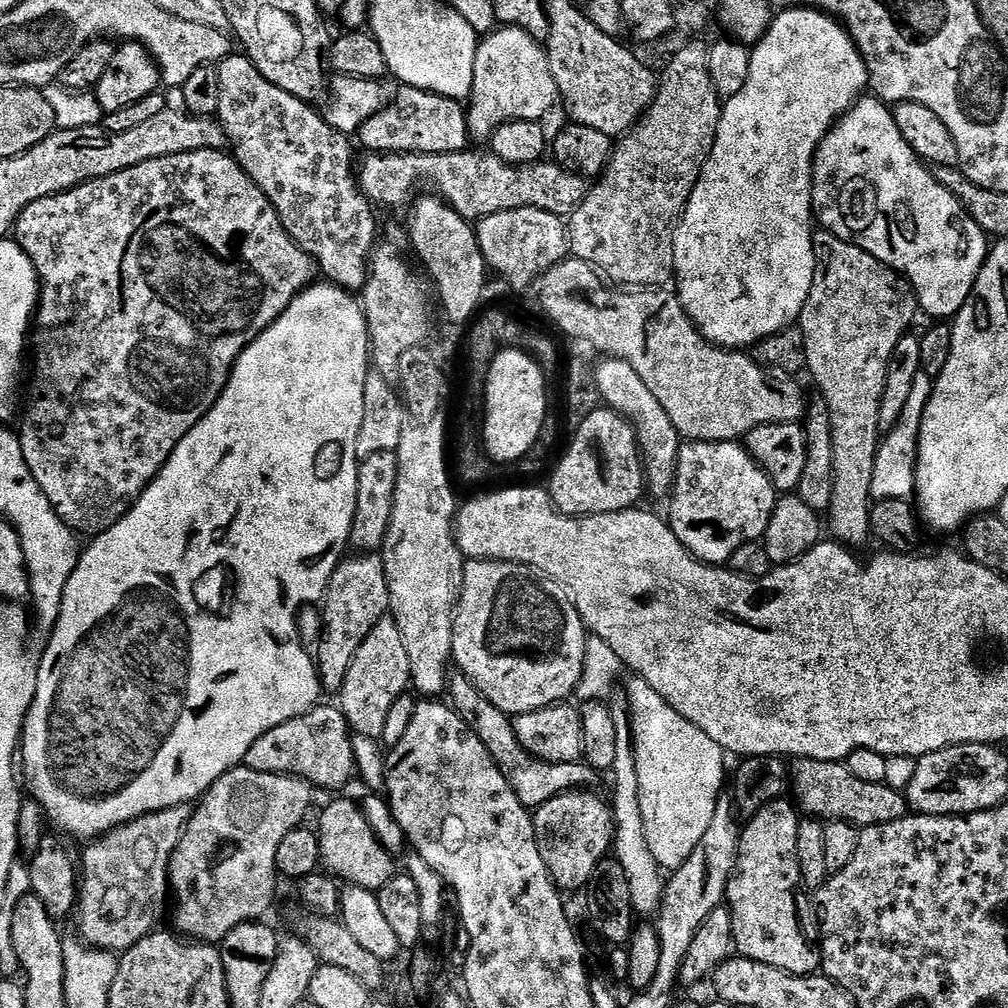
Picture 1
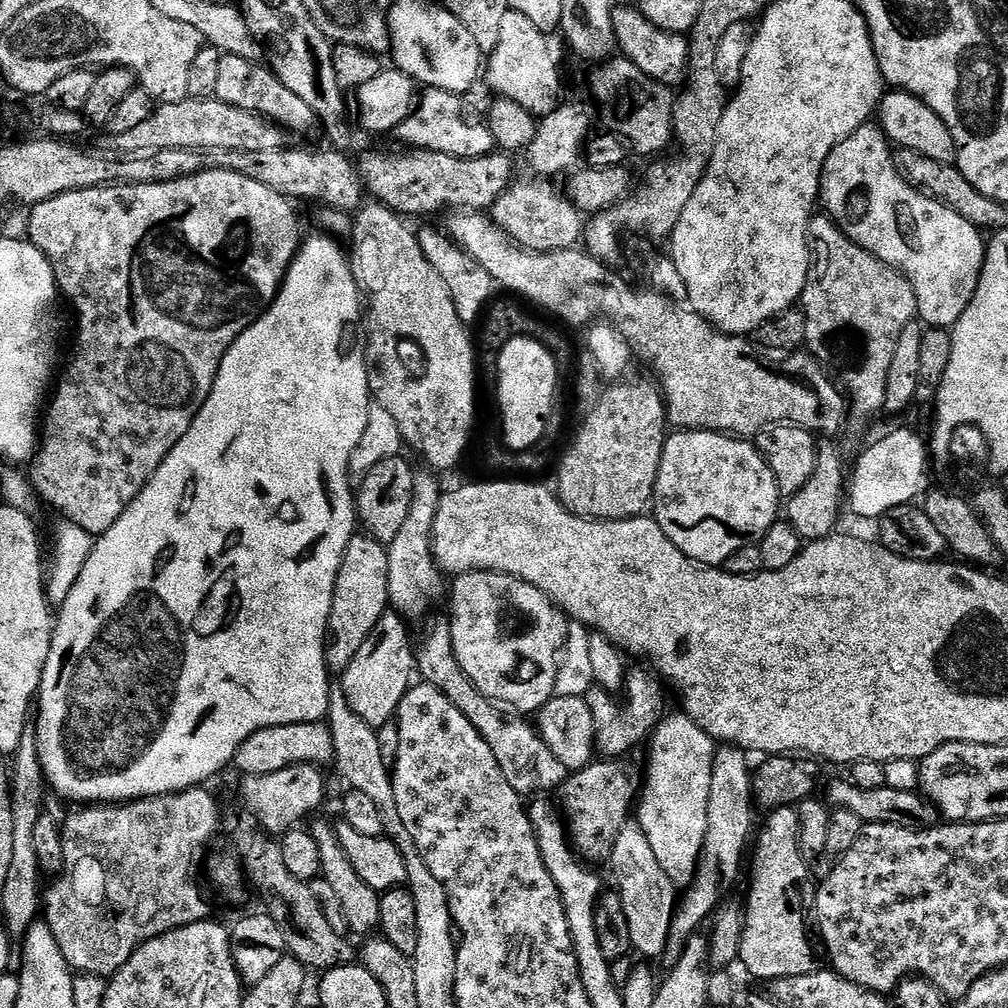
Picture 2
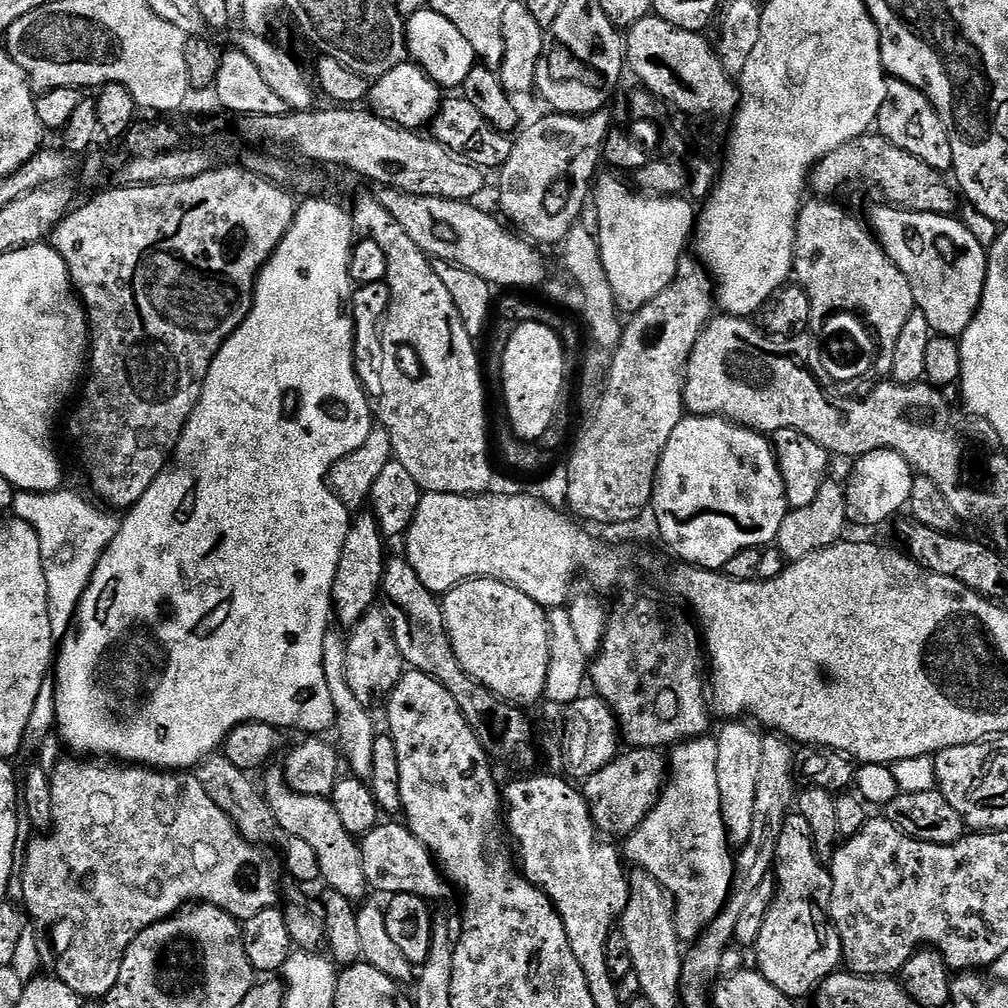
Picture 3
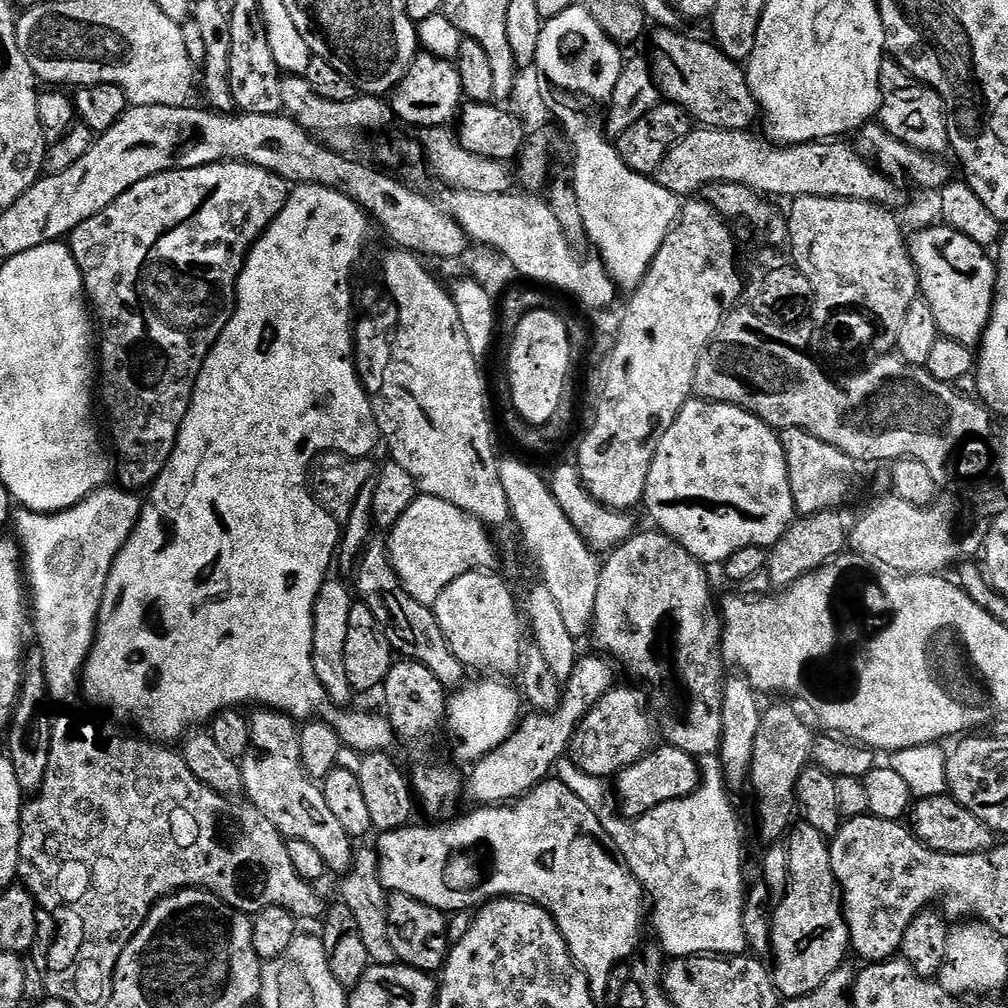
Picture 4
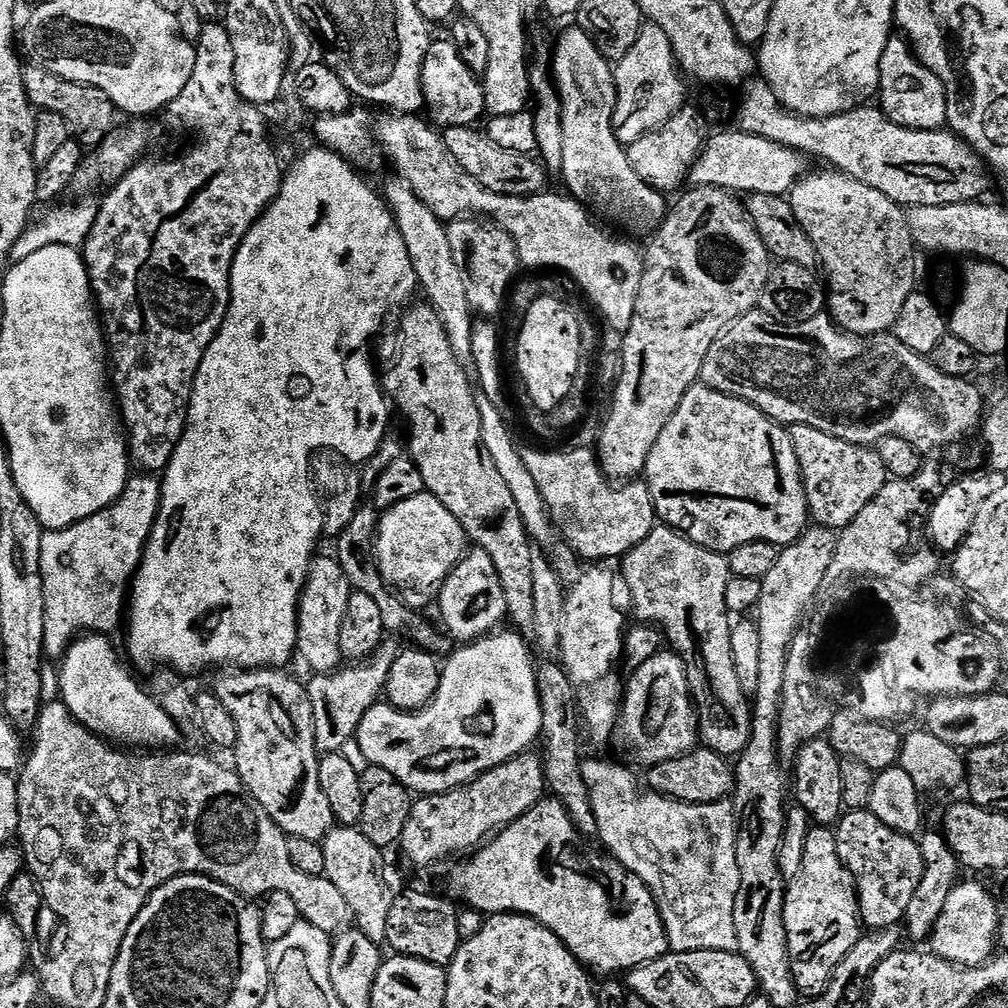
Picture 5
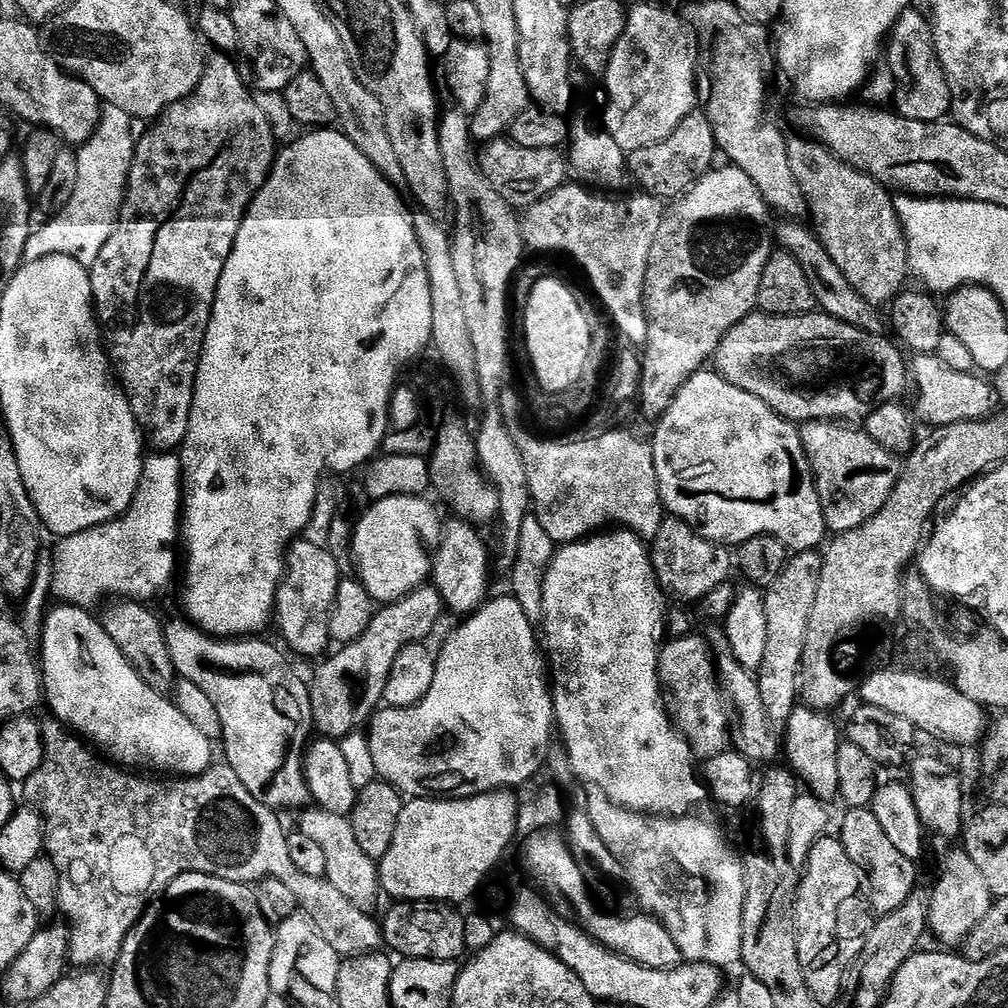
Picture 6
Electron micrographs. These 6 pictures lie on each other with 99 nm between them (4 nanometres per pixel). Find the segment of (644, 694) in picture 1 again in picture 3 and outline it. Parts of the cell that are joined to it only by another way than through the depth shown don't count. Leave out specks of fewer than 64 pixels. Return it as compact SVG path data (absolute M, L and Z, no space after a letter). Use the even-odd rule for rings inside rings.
M706 735L696 740L686 740L675 745L671 752L670 783L661 792L660 801L652 807L651 814L627 837L626 856L636 863L637 869L649 872L663 886L674 901L676 932L681 941L692 942L728 901L728 894L732 891L734 852L728 843L728 831L720 813L722 802L718 798L718 750L715 739Z

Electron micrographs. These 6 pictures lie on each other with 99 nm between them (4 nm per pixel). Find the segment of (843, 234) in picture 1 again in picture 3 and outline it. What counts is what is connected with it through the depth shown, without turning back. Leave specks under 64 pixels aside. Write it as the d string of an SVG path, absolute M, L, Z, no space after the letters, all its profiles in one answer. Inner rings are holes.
M883 206L884 208L876 208L872 212L872 224L870 220L870 228L874 233L877 242L884 247L884 252L890 258L890 262L894 262L894 266L898 266L898 270L902 270L902 274L906 274L906 278L910 282L910 290L916 299L918 311L926 314L926 322L930 322L933 333L937 336L951 336L959 338L963 336L966 326L970 326L972 319L976 317L978 306L982 302L982 290L986 286L986 270L988 269L988 254L985 245L980 245L980 240L963 224L962 221L956 220L955 215L939 216L938 214L926 214L925 212L911 212L905 208L895 206Z

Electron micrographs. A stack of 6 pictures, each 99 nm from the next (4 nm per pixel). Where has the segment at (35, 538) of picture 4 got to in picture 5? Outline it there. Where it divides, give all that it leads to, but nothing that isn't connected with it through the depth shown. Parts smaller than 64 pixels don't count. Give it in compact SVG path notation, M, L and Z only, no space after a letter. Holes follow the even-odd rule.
M136 474L129 479L128 485L122 490L119 498L110 506L106 506L102 510L98 510L98 514L90 514L90 518L82 518L82 522L78 522L74 526L66 526L62 530L54 530L53 532L45 531L42 538L42 548L40 550L40 574L42 576L42 586L44 587L44 654L45 657L55 658L63 657L67 647L73 640L77 639L81 634L112 634L116 627L121 627L122 617L126 612L126 601L130 596L130 585L132 577L137 568L140 567L140 559L144 556L144 547L148 544L148 539L152 533L152 527L156 521L156 515L160 509L160 486L161 481L152 474Z

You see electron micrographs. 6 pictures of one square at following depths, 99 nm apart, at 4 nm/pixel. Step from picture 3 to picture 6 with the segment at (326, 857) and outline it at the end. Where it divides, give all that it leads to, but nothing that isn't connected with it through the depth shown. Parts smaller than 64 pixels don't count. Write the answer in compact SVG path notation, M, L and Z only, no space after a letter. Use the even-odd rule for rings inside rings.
M182 618L169 619L164 625L164 633L177 673L183 679L194 682L194 686L198 686L198 690L204 691L210 702L214 702L214 710L218 710L218 718L222 718L222 745L224 756L228 759L225 761L227 767L238 774L242 786L246 786L246 790L250 790L250 794L254 794L254 798L267 808L307 809L312 794L304 773L304 758L314 736L314 725L312 693L305 677L303 680L292 669L291 662L274 645L260 640L264 638L217 638Z

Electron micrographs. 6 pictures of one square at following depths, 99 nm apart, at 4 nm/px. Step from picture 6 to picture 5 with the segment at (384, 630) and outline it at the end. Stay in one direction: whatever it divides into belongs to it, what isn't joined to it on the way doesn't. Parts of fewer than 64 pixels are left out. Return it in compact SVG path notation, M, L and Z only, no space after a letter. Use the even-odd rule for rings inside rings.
M385 639L372 656L349 663L331 675L313 675L312 681L307 681L308 697L314 714L314 742L317 752L340 752L346 742L354 739L362 718L376 705L388 687L390 666L394 666L398 655L395 643L397 644L395 639Z

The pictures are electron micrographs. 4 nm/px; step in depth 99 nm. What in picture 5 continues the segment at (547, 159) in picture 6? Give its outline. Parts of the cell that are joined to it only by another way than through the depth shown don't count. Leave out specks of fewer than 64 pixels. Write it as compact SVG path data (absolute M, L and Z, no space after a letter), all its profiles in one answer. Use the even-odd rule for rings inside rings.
M454 126L443 129L442 132L444 144L450 154L454 156L458 166L462 166L462 170L466 170L470 178L474 178L474 182L503 196L539 196L545 191L547 184L544 183L549 183L550 177L535 155L527 156L514 154L514 150L502 150L502 146L488 137L487 131L480 129L479 132L478 129L476 126Z

